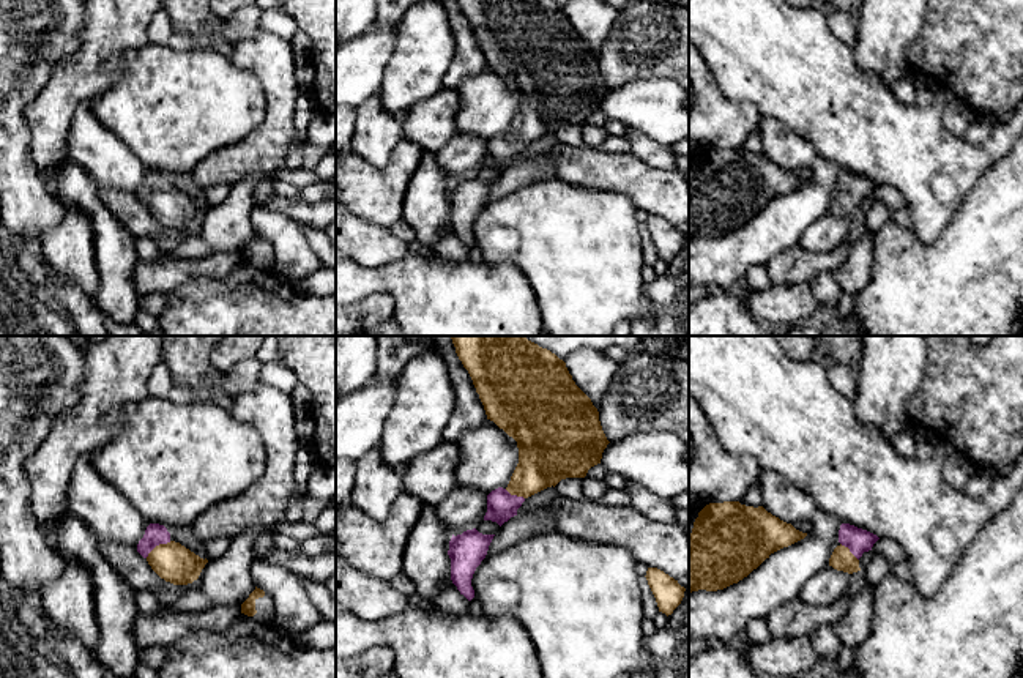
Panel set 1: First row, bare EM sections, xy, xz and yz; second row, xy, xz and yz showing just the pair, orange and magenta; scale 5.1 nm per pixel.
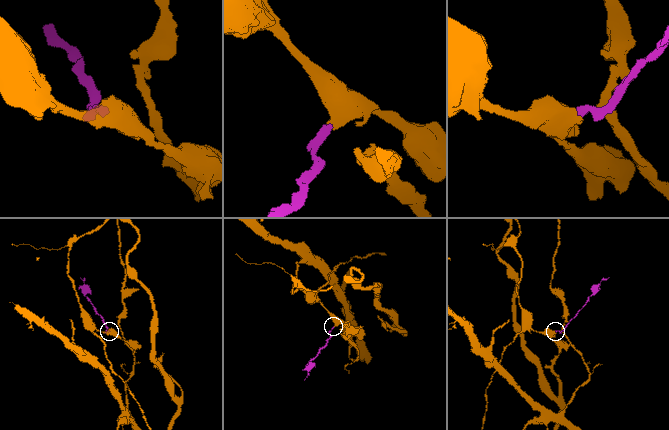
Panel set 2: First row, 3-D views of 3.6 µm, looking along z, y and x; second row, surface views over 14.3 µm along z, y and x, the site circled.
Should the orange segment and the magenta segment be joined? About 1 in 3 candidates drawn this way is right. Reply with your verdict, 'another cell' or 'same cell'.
same cell

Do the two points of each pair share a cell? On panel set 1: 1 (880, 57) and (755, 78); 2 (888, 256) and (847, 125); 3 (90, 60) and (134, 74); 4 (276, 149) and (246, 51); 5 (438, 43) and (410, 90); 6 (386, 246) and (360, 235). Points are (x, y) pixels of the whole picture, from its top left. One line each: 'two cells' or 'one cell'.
1: two cells
2: two cells
3: two cells
4: one cell
5: one cell
6: one cell

